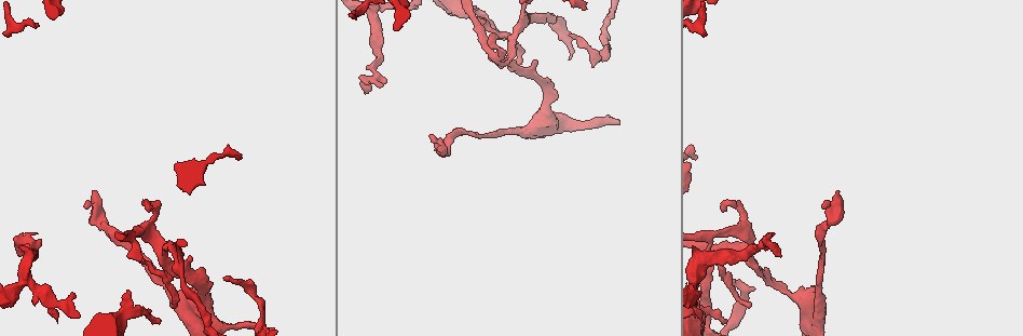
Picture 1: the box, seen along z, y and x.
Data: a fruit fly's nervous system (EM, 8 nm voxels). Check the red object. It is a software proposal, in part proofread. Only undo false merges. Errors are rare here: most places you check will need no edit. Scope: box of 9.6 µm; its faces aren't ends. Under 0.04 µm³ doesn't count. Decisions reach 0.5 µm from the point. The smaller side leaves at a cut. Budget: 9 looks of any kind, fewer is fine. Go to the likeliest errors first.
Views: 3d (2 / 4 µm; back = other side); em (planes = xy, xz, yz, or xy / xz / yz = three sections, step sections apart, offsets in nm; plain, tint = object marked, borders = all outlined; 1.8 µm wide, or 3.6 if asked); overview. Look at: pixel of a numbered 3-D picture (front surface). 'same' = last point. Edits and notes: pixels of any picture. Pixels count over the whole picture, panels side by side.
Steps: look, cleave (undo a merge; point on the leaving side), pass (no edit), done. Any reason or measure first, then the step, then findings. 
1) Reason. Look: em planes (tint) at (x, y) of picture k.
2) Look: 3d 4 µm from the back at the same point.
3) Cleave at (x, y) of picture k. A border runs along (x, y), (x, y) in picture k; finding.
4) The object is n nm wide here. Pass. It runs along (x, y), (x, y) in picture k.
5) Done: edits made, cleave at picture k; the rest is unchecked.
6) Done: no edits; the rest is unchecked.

Sudden change in width. Look: em planes (tint) at (118, 320) of picture 1.

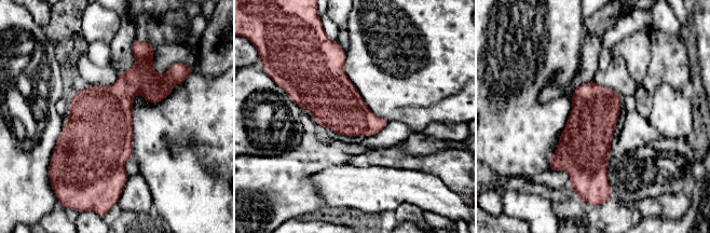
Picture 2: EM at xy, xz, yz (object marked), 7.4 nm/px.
Pass. Continuous, no second neuron.

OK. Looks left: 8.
Branch point. Look: em planes (tint) at (165, 256) of picture 1.

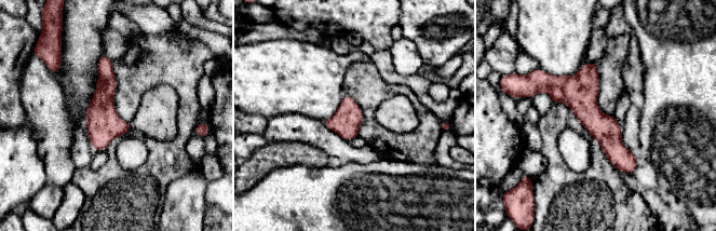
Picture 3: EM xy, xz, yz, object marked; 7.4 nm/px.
Pass. All the same neuron.

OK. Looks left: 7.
Thick turns thin. Look: em yz step 8 (tint) at (824, 227) of picture 1.

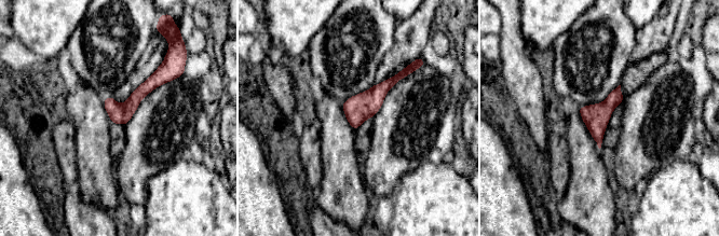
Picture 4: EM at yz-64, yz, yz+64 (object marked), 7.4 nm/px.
Another direction. Look: em planes (tint) at the same point.

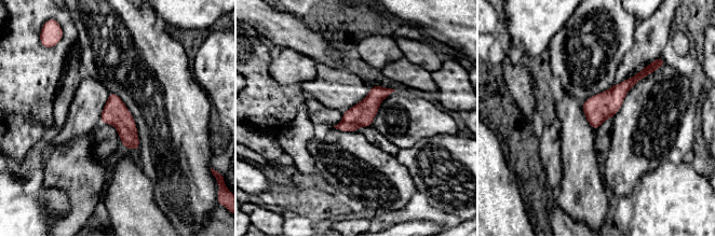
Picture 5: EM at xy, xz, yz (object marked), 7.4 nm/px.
Pass. It runs along (645, 72), (595, 116), (594, 126) in picture 5; all the same neuron.

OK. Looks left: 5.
Thick turns thin. Look: 3d 2 µm at (818, 283) of picture 1.

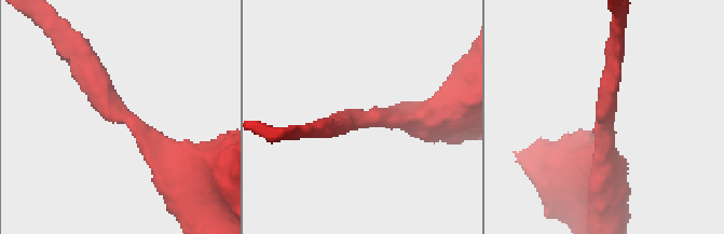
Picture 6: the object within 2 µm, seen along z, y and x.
Need the tissue. Look: em planes (tint) at (134, 127) of picture 6.

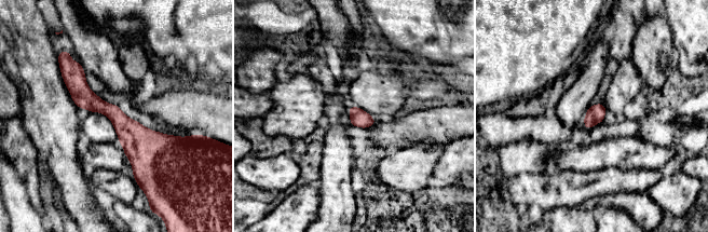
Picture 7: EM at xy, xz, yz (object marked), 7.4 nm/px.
The arms are 180, 420 nm wide. Pass. Continuous, no second neuron.

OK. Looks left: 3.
Done: no edits; the rest is unchecked.

